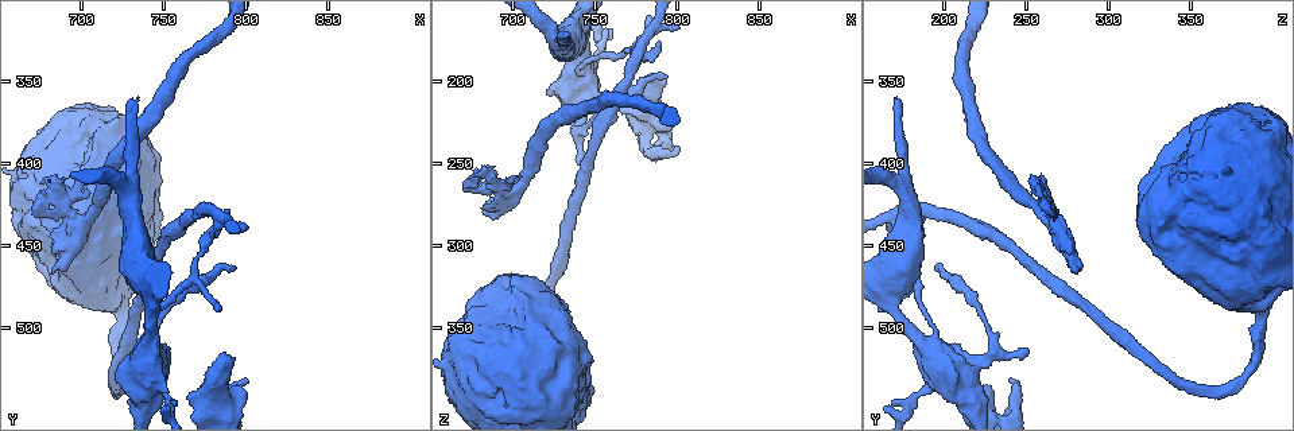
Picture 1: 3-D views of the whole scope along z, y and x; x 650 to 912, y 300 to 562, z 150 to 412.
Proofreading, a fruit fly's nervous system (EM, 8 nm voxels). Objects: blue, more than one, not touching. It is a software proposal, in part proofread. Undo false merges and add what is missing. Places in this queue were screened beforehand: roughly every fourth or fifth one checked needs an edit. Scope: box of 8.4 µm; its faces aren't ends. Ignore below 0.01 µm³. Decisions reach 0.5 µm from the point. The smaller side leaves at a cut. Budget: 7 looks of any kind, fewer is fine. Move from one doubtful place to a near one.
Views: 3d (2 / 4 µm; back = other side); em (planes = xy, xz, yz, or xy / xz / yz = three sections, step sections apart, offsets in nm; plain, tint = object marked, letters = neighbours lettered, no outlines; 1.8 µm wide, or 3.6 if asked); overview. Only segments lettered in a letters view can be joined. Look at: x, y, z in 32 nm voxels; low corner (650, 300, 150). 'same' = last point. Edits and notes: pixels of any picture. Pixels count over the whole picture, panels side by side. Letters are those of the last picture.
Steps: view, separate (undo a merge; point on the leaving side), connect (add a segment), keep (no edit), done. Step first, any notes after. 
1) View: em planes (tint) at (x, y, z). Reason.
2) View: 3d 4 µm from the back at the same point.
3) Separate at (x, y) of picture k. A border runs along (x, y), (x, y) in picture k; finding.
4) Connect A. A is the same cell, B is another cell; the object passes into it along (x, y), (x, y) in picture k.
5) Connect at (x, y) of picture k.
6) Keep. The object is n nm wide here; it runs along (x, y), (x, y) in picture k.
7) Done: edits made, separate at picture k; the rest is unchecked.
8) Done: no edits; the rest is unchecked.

View: 3d 2 µm at (792, 464, 198). Branch stops here.

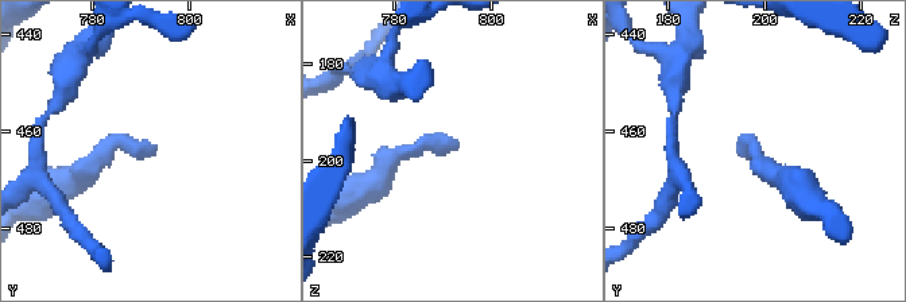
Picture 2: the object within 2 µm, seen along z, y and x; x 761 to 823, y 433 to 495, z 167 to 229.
View: em planes (letters) at (793, 463, 197).

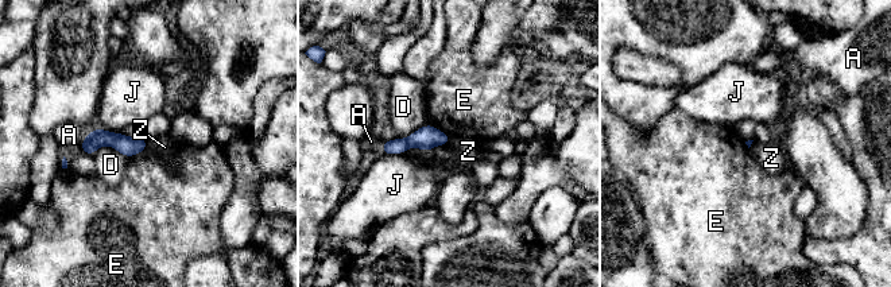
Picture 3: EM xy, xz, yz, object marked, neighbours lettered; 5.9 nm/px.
Keep. A, D, E, J and Z are other cells; a border runs along (148, 140), (144, 151) in picture 3; no lettered segment goes on from it.

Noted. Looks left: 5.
View: em planes (plain) at (740, 498, 192). Three arms meet.

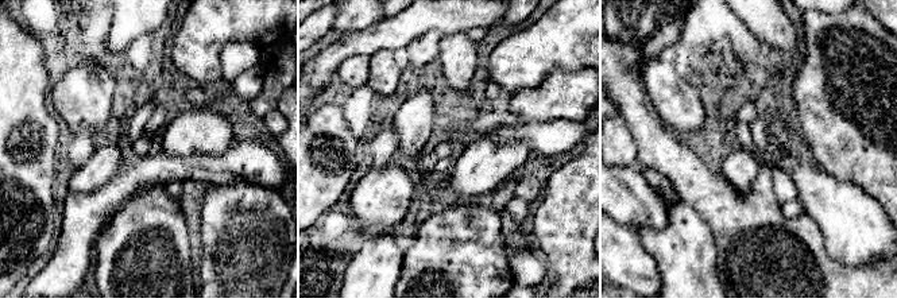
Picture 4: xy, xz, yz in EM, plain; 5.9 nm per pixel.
View: em planes (tint) at the same point.

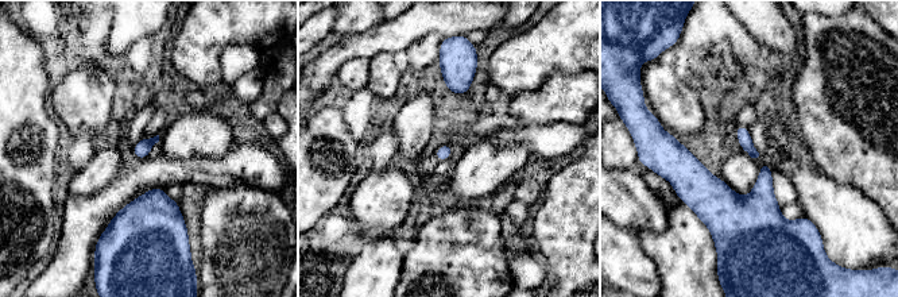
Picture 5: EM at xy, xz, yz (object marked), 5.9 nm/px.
View: em planes (letters) at the same point. What lies round it.

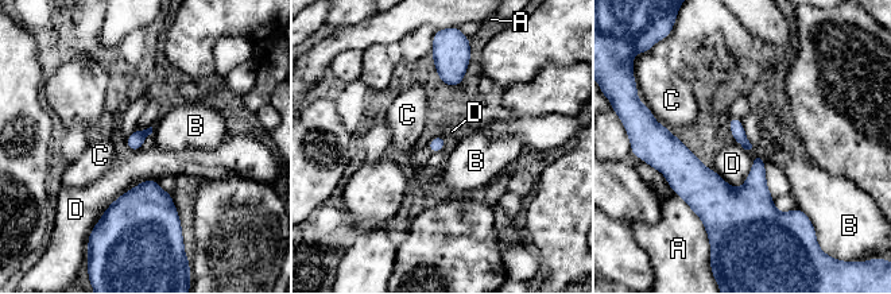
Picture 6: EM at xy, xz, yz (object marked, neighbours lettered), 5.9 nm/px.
Keep. A, B, C and D are other cells; continuous, no second neuron.

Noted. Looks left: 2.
View: 3d 2 µm at (682, 466, 282).

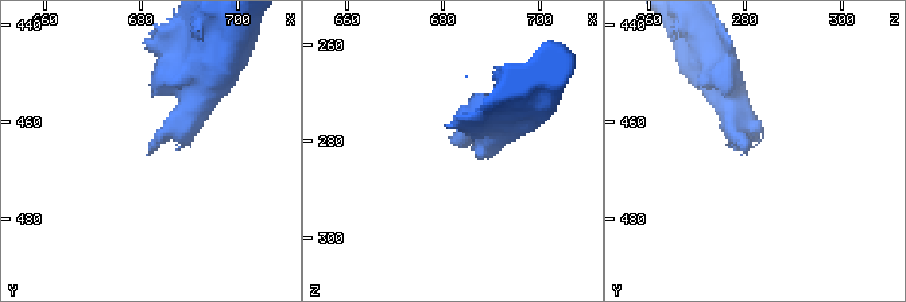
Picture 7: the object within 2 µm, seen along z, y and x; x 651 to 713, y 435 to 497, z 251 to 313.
View: em yz step 16 (letters) at (683, 466, 280). Shape alone is not enough.

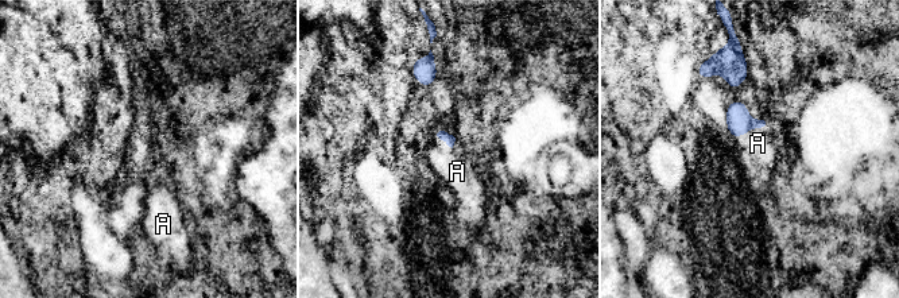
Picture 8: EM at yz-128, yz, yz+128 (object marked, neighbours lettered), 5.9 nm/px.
Connect A. A is the same cell; the object passes into it along (739, 122), (751, 128), (758, 143) in picture 8; it goes on there.

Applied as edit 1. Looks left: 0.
Done: edits made, connect at picture 8; the rest is unchecked.

